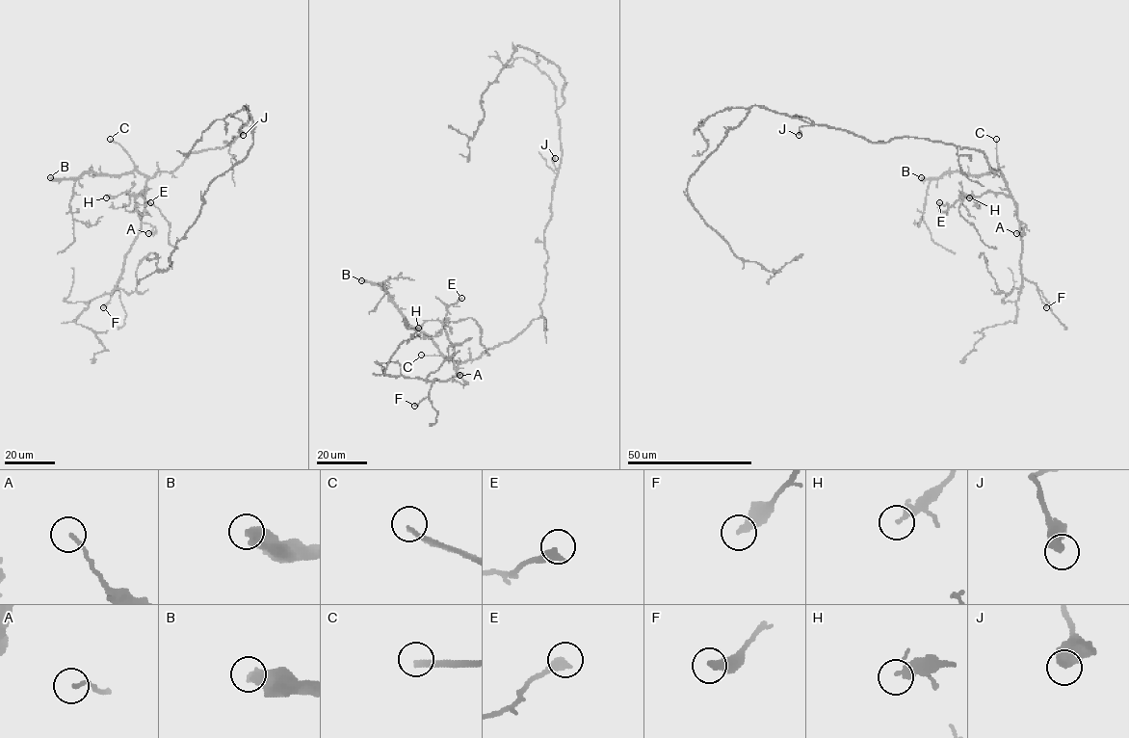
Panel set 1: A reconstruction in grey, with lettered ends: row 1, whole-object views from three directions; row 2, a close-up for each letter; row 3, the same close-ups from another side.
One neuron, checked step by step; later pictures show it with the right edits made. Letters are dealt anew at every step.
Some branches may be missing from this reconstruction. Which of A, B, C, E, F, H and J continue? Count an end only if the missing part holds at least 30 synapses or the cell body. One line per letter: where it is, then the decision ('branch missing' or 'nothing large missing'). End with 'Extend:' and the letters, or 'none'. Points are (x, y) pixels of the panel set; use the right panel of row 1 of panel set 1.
A: (1016, 233) | nothing large missing
B: (921, 177) | branch missing
C: (996, 139) | branch missing
E: (939, 202) | nothing large missing
F: (1046, 307) | nothing large missing
H: (969, 197) | nothing large missing
J: (799, 135) | nothing large missing
Extend: B, C

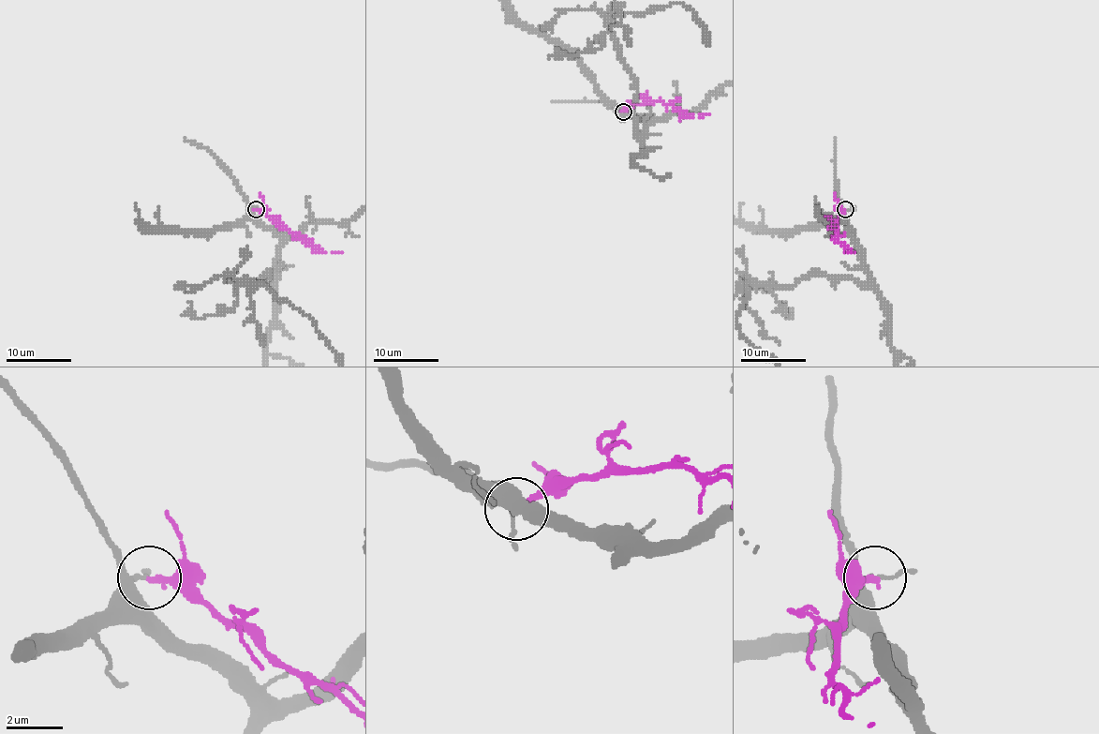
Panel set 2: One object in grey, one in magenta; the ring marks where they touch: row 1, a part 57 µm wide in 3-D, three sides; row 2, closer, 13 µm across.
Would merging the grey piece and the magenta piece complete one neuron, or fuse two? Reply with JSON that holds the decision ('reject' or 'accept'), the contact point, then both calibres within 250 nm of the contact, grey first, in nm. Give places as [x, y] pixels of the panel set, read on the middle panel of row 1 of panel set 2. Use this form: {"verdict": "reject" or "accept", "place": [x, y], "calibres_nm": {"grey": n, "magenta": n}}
{"verdict": "reject", "place": [623, 112], "calibres_nm": {"grey": 130, "magenta": 240}}

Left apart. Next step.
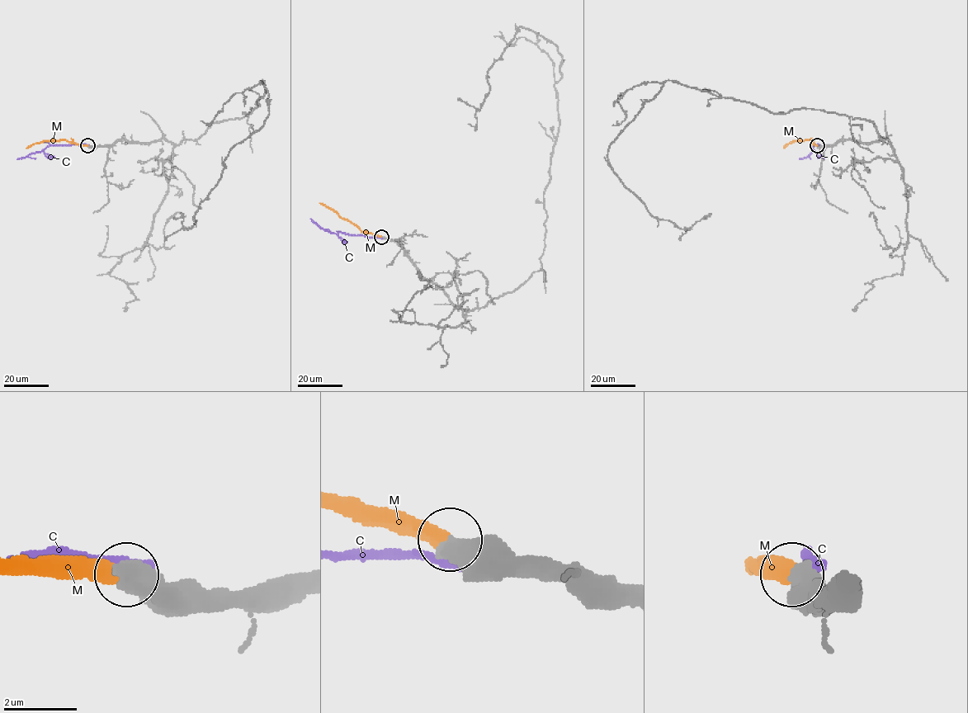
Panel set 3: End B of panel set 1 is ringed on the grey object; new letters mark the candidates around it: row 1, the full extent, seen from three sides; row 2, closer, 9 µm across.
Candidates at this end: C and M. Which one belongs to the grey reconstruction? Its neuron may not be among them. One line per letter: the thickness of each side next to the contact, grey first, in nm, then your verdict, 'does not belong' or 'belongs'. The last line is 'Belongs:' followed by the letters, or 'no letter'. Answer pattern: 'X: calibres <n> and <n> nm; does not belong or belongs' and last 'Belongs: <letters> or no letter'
C: calibres 700 and 340 nm; does not belong
M: calibres 600 and 420 nm; belongs
Belongs: M

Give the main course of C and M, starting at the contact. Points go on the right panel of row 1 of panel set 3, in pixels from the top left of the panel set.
C: (818, 144), (813, 146), (814, 151), (809, 155), (799, 158)
M: (818, 145), (806, 139), (795, 139), (784, 148)

